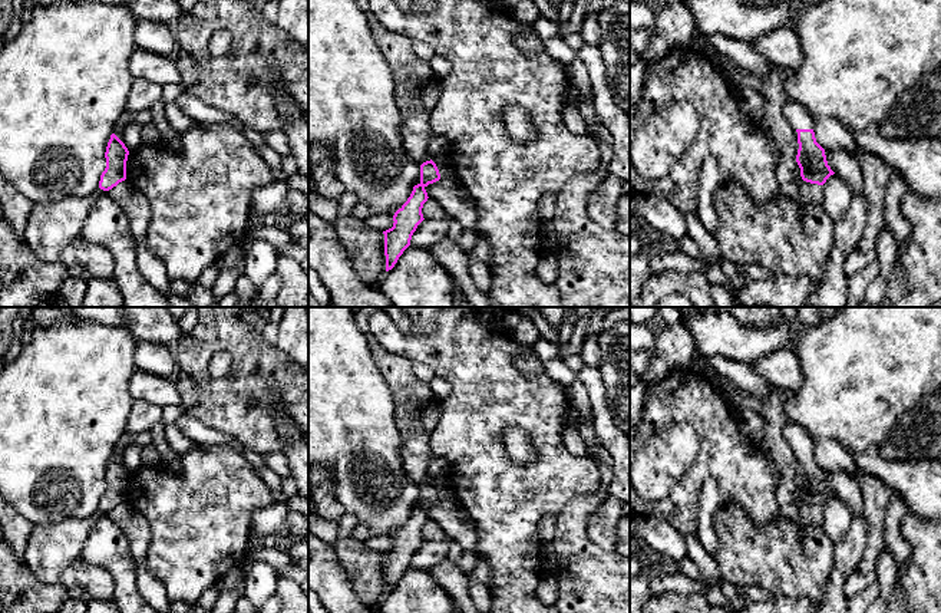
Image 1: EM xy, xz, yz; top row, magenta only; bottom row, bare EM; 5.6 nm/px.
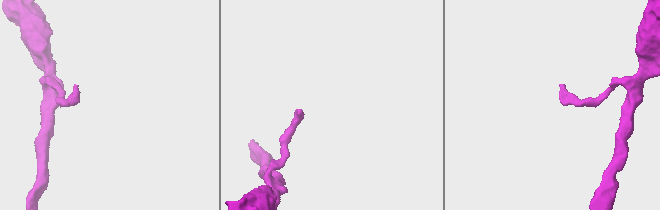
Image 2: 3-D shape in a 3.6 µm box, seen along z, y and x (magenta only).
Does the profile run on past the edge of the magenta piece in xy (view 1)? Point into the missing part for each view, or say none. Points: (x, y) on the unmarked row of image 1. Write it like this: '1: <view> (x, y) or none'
1: none

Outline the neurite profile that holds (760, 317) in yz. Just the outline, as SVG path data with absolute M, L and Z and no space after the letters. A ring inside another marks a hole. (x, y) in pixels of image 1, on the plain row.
M694 307L699 312L729 313L737 323L746 327L770 327L786 322L782 307Z

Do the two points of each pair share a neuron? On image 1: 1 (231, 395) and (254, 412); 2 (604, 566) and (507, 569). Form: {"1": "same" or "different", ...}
{"1": "same", "2": "different"}

